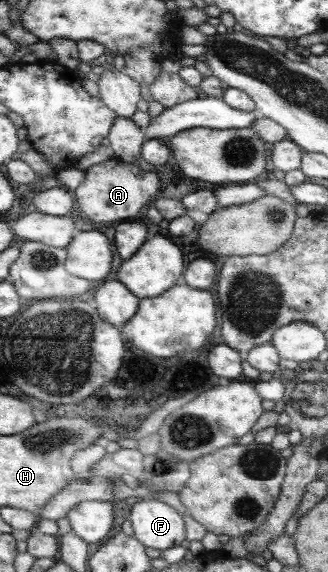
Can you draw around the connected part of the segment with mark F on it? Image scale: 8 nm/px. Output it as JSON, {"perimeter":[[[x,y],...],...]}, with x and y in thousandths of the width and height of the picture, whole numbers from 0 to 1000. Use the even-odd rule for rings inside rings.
{"perimeter":[[[436,867],[436,874],[412,881],[402,888],[396,913],[409,927],[409,935],[454,958],[479,962],[509,962],[552,955],[567,942],[567,911],[558,900],[546,899],[534,886],[503,879],[500,871],[457,871]]]}

